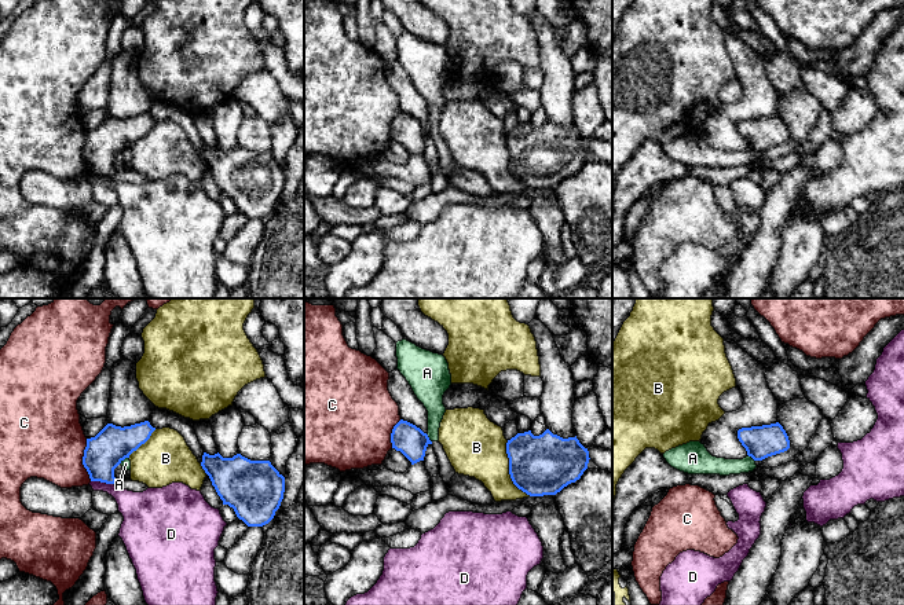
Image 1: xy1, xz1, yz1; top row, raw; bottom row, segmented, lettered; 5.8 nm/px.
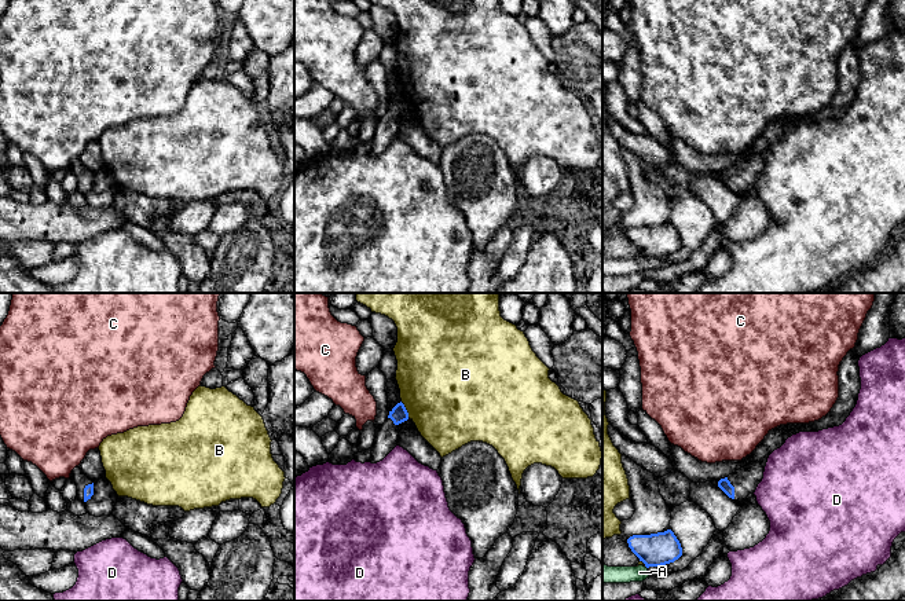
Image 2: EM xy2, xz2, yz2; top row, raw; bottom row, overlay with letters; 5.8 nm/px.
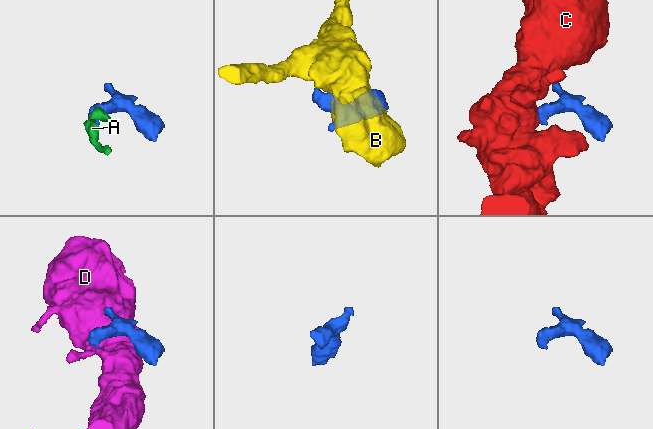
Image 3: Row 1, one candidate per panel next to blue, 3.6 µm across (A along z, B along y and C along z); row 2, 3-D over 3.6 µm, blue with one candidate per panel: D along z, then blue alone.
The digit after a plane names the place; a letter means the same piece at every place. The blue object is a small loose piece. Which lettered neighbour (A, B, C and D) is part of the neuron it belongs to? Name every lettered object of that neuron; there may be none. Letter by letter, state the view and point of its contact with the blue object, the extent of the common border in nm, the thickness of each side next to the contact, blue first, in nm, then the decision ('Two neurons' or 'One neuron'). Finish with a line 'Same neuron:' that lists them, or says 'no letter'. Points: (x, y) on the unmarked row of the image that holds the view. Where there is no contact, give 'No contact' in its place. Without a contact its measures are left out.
A: Touches blue at xz1 (428, 129). Shared border 70 nm. Thickness 180 nm (blue) against 140 nm. Two neurons
B: Touches blue at xz1 (509, 162). Shared border 360 nm. Thickness 360 nm (blue) against 340 nm. Two neurons
C: Touches blue at xy1 (83, 151). Shared border 260 nm. Thickness 220 nm (blue) against 440 nm. Two neurons
D: Touches blue at xy1 (102, 173). Shared border 140 nm. Thickness 220 nm (blue) against 180 nm. Two neurons
Same neuron: no letter

